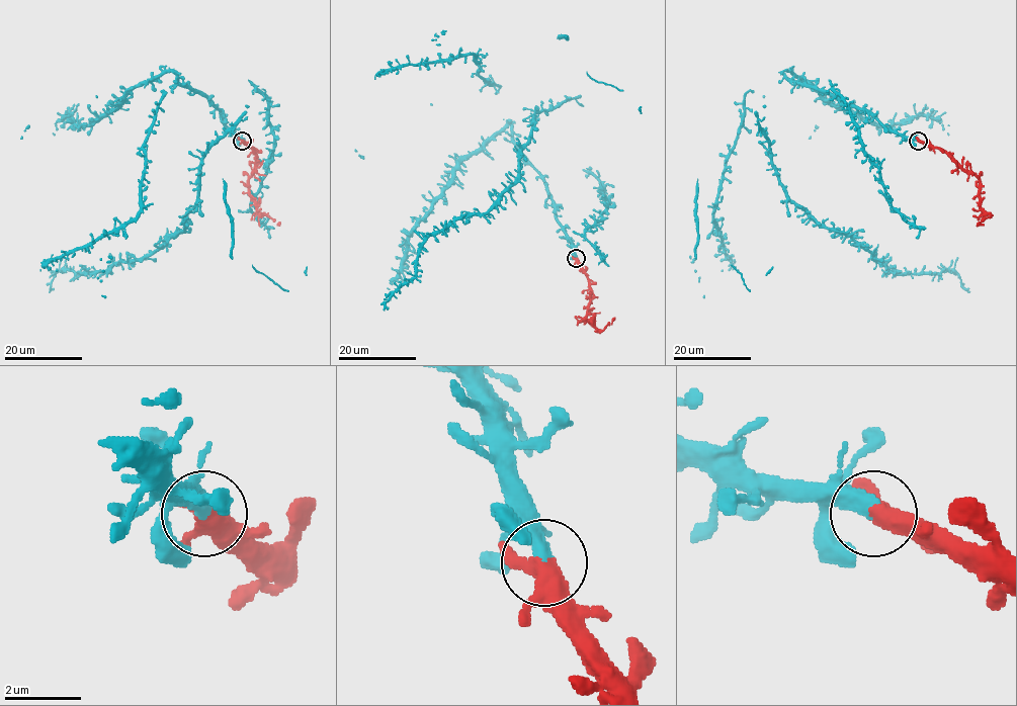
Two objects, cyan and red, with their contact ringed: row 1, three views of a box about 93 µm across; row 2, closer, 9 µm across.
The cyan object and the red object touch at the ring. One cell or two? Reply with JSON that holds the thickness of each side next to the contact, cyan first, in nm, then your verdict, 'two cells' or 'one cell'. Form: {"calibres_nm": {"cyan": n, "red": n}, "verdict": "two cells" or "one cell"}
{"calibres_nm": {"cyan": 440, "red": 420}, "verdict": "one cell"}

